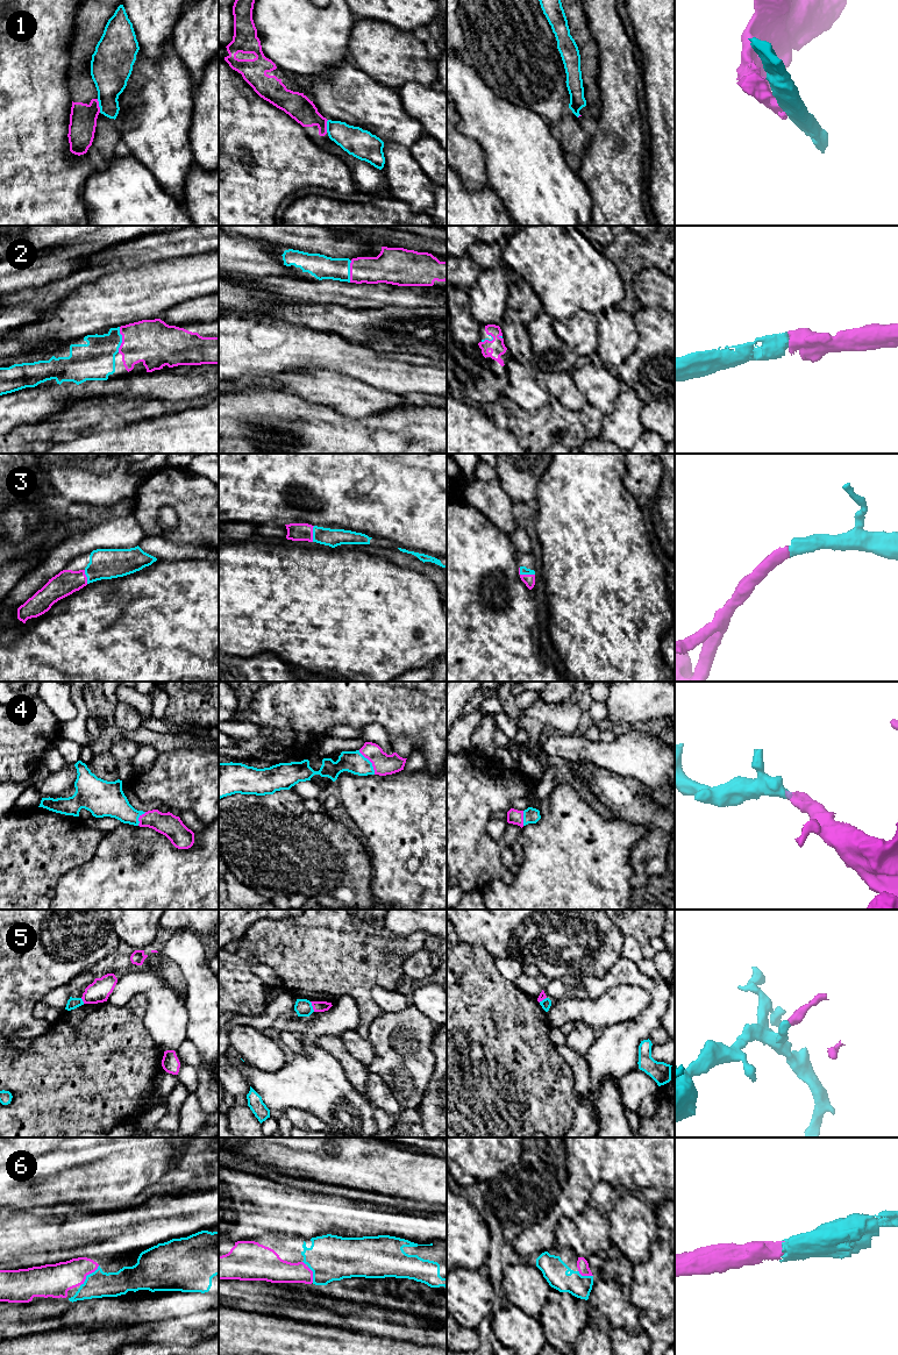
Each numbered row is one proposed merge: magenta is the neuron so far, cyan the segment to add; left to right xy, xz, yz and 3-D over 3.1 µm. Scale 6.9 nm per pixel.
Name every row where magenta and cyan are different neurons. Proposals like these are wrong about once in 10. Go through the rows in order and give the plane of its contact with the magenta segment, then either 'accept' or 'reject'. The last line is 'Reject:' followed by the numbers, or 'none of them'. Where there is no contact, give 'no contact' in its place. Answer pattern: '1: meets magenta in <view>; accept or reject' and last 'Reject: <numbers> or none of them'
1: meets magenta in xy; reject
2: meets magenta in xy; accept
3: meets magenta in yz; accept
4: meets magenta in xz; accept
5: meets magenta in xz; reject
6: meets magenta in xy; accept
Reject: 1, 5

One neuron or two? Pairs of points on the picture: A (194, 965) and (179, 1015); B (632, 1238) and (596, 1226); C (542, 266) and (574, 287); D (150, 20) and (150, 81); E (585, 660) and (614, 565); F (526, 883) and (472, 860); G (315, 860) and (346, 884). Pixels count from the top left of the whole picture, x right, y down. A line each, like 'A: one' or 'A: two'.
A: two
B: two
C: one
D: two
E: one
F: two
G: one

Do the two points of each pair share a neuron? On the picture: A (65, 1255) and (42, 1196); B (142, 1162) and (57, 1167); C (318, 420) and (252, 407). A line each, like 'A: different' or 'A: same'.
A: different
B: same
C: same

